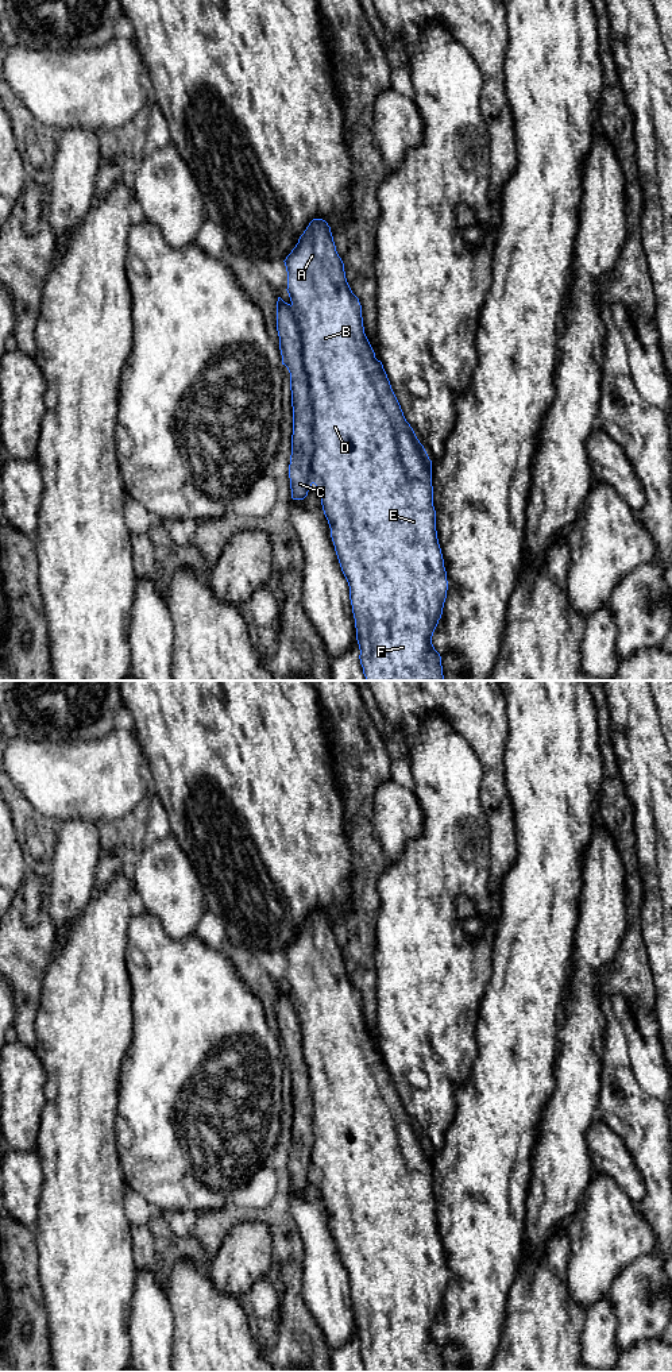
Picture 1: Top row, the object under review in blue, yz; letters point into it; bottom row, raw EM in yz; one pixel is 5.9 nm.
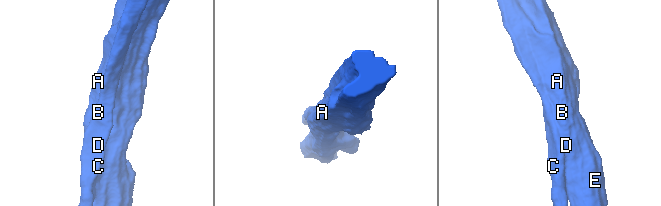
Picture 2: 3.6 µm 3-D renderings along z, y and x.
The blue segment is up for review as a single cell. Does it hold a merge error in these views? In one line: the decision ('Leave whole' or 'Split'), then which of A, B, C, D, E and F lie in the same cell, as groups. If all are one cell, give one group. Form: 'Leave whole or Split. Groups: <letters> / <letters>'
Split. Groups: A B D E F / C

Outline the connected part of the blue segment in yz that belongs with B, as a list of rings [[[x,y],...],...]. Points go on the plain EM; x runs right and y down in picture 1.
[[[313,910],[298,934],[283,952],[287,963],[287,984],[291,998],[297,1007],[302,1032],[302,1048],[306,1067],[309,1070],[310,1092],[312,1092],[312,1173],[318,1179],[324,1206],[331,1219],[331,1229],[341,1259],[341,1263],[349,1277],[349,1291],[355,1310],[356,1331],[360,1341],[360,1356],[366,1372],[444,1372],[441,1348],[432,1336],[433,1323],[443,1306],[447,1290],[448,1272],[444,1259],[444,1250],[436,1222],[436,1202],[433,1198],[432,1178],[432,1152],[424,1137],[417,1130],[413,1119],[406,1113],[401,1097],[391,1080],[387,1065],[381,1052],[364,1025],[362,997],[359,990],[352,984],[344,963],[344,955],[336,943],[331,918],[323,910]]]

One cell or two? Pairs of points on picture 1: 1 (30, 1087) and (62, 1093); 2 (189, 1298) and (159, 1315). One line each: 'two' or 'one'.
1: two
2: two

